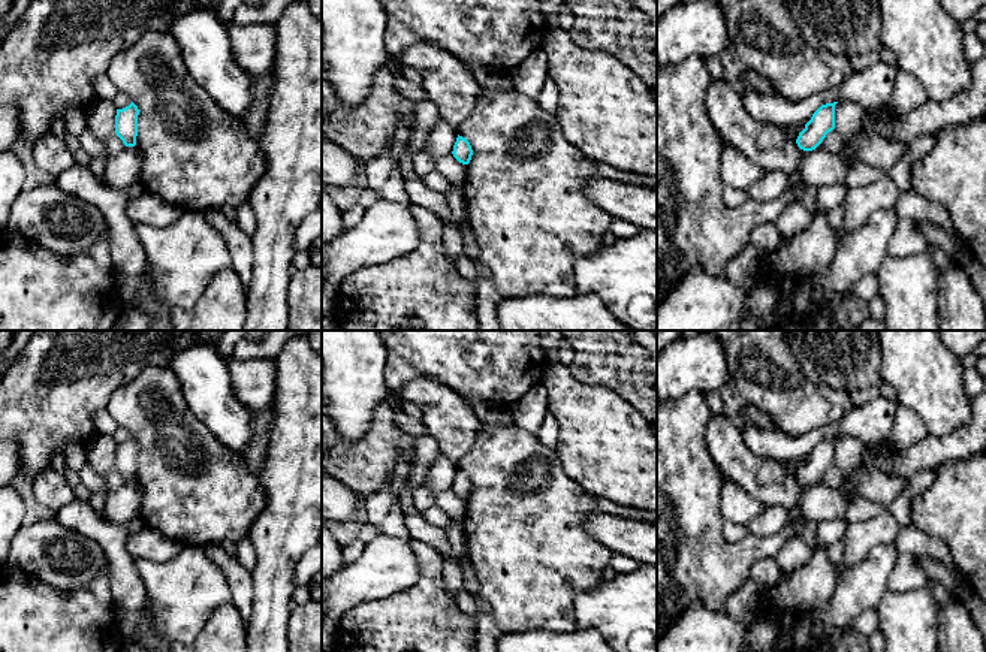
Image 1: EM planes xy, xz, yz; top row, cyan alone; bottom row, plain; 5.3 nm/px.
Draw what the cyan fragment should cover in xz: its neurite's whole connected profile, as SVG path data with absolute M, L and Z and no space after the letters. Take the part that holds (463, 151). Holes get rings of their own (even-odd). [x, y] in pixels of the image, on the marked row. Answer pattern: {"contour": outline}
{"contour": "M458 135L452 154L459 163L468 164L473 156L470 142Z"}

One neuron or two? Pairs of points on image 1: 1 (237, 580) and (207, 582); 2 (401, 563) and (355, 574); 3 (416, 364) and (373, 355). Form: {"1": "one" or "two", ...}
{"1": "two", "2": "one", "3": "two"}

